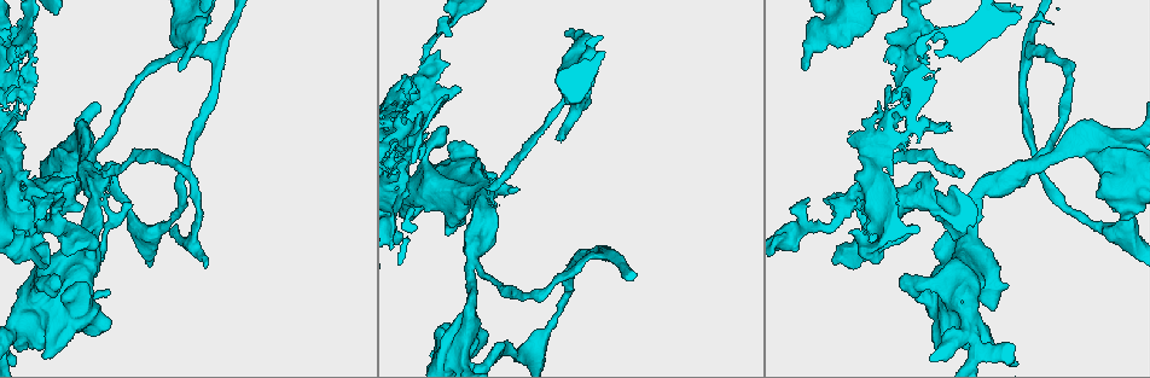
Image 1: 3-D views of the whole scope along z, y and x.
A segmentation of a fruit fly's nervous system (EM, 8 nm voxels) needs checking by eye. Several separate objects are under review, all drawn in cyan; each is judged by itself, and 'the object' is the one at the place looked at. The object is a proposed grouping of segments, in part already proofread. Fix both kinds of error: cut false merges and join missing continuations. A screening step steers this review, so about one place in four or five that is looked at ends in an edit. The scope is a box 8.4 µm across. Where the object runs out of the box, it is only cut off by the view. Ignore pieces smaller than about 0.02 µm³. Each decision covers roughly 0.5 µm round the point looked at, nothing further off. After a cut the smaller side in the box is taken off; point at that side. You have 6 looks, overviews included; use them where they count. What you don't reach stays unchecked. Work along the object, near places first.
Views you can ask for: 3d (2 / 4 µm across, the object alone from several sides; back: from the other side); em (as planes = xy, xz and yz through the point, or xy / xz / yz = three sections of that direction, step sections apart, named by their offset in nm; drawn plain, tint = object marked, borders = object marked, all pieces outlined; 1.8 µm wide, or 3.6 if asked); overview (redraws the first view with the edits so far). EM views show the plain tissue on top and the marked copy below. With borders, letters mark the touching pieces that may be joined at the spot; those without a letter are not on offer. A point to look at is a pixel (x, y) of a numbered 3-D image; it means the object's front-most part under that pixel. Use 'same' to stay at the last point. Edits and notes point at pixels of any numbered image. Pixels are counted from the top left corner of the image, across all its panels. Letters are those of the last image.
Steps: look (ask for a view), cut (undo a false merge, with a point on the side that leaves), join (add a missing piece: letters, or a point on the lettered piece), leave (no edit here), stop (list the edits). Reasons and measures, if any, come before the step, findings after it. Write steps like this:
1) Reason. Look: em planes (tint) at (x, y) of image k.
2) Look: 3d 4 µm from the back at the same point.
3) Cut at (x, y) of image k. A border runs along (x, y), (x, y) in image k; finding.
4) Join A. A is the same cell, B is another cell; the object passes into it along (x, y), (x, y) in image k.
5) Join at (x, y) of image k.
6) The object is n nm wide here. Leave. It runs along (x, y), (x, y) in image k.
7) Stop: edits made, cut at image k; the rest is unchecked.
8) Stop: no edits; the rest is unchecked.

Thin end. Look: 3d 2 µm at (849, 268) of image 1.

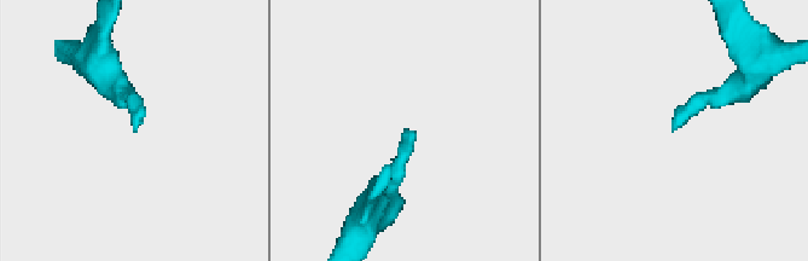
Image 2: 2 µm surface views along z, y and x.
Look: em xy step 16 (borders) at (672, 131) of image 2.

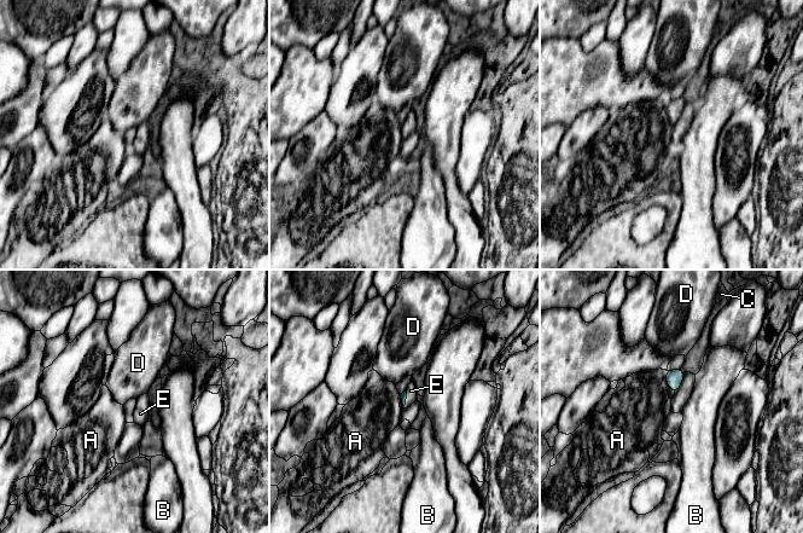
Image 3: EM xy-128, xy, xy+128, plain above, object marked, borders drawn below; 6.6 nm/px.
Another direction. Look: em planes (borders) at the same point.

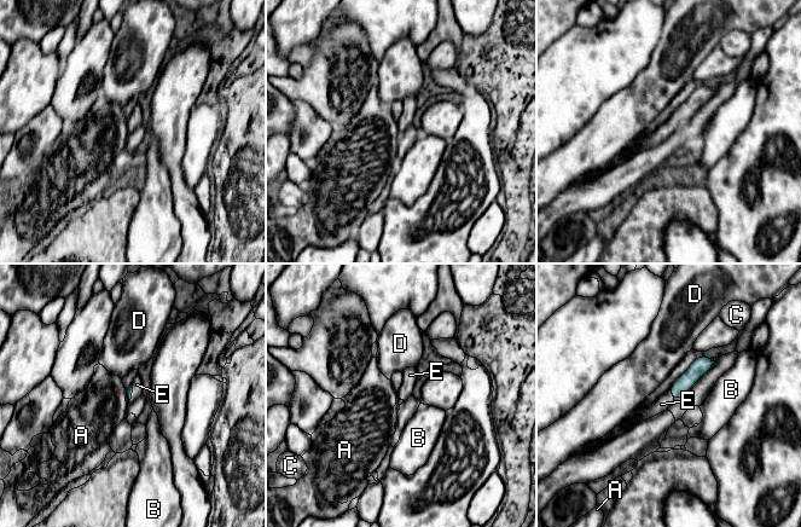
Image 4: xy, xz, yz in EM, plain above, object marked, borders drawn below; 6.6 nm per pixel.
Join E. E is the same cell, A, B, C and D are other cells; the object passes into it along (698, 368), (672, 394), (661, 404) in image 4; it goes on there.

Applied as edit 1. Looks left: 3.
See it whole again. Look: overview.

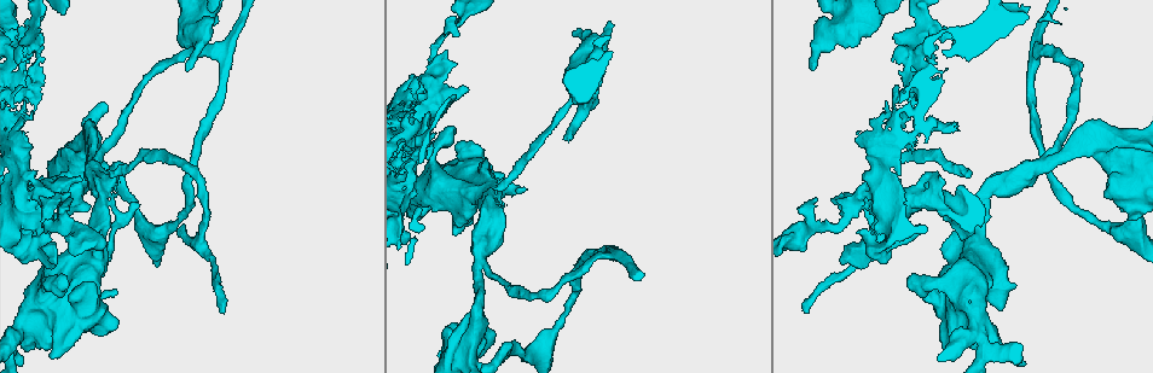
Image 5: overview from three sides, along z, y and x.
Branch stops here. Look: 3d 4 µm at (568, 140) of image 5.

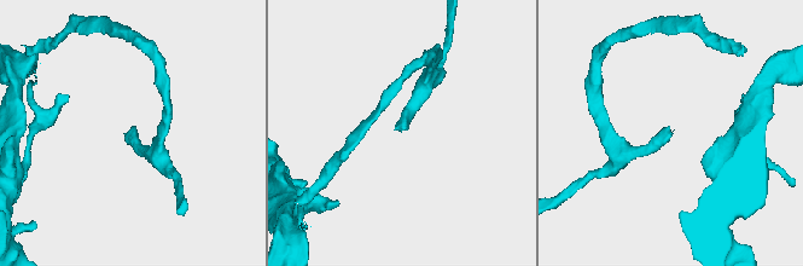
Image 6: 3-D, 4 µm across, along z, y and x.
Look: em planes (borders) at (405, 129) of image 6.

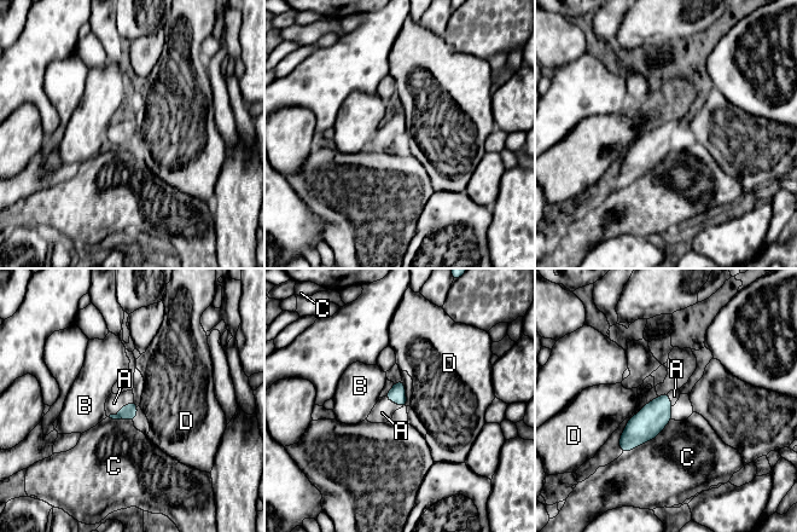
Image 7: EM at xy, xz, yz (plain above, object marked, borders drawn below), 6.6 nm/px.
Join A. A is the same cell, B, C and D are other cells; the object passes into it along (129, 411), (120, 409), (114, 403) in image 7; it goes on there.

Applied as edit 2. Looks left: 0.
Stop: edits made, join at image 4, join at image 7; the rest is unchecked.

